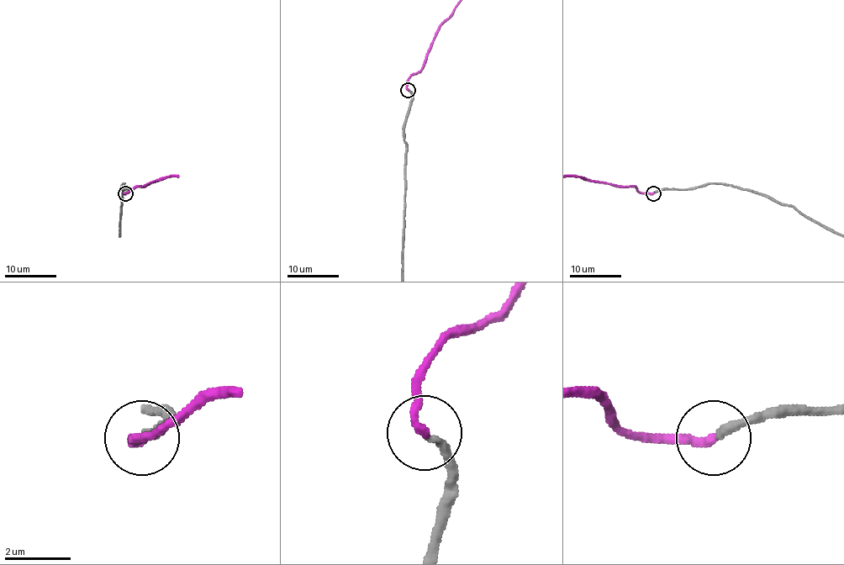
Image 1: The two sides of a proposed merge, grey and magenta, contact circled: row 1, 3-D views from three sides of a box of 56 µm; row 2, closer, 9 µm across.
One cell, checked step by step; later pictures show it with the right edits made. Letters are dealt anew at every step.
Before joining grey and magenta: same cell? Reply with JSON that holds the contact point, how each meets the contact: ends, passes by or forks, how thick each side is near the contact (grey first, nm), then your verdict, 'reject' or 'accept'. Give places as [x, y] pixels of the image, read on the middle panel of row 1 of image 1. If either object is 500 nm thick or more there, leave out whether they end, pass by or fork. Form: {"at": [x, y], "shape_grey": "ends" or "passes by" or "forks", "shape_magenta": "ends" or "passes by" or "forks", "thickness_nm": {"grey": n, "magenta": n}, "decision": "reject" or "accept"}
{"at": [408, 90], "shape_grey": "ends", "shape_magenta": "ends", "thickness_nm": {"grey": 260, "magenta": 280}, "decision": "accept"}

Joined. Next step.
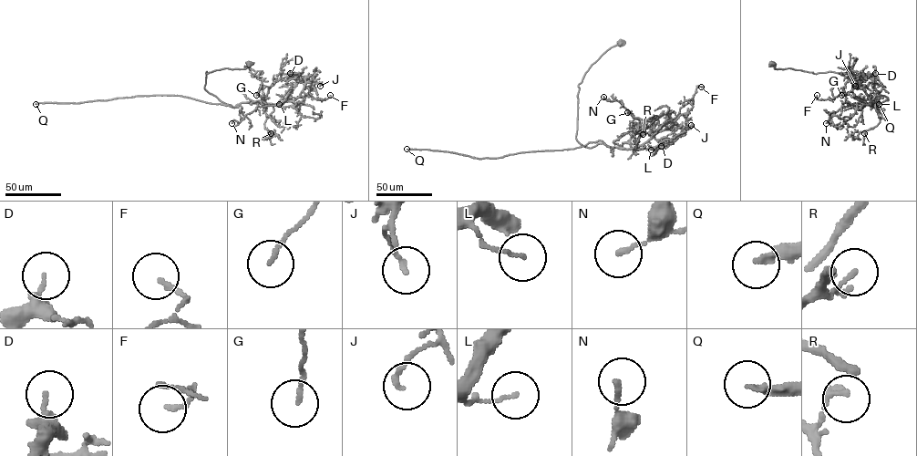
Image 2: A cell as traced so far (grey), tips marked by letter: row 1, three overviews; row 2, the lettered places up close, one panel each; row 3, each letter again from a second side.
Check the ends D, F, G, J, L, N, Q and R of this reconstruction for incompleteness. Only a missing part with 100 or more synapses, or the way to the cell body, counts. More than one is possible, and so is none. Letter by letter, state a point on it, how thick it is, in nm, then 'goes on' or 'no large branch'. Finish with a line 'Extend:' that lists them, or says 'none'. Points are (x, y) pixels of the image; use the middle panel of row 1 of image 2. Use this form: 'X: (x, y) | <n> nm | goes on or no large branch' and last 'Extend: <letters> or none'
D: (661, 146) | 260 nm | no large branch
F: (701, 87) | 130 nm | no large branch
G: (627, 112) | 110 nm | no large branch
J: (691, 125) | 150 nm | no large branch
L: (651, 150) | 90 nm | no large branch
N: (603, 97) | 140 nm | no large branch
Q: (406, 149) | 200 nm | goes on
R: (643, 134) | 160 nm | no large branch
Extend: Q

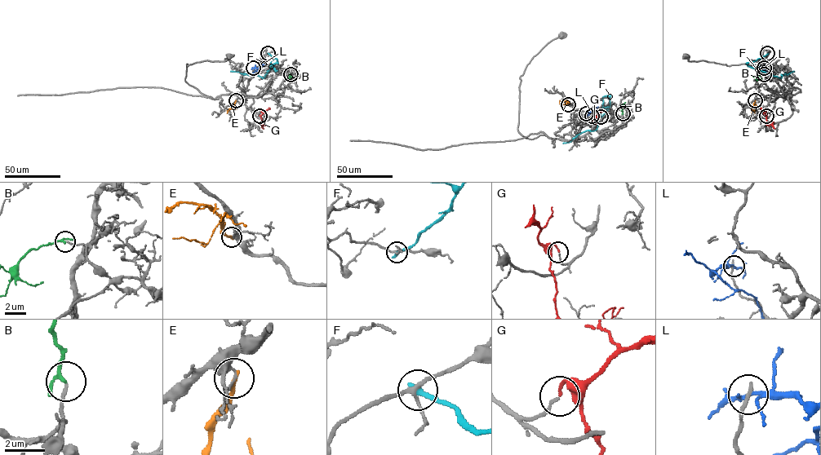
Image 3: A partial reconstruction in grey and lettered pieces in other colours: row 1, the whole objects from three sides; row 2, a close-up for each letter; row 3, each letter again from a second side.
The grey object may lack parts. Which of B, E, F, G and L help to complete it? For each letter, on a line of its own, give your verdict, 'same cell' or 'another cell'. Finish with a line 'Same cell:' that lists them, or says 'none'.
B: same cell
E: another cell
F: another cell
G: same cell
L: another cell
Same cell: B, G

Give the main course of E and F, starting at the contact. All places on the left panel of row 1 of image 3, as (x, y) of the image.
E: (236, 100), (227, 112)
F: (268, 53), (277, 60), (270, 65), (264, 77), (230, 71)

